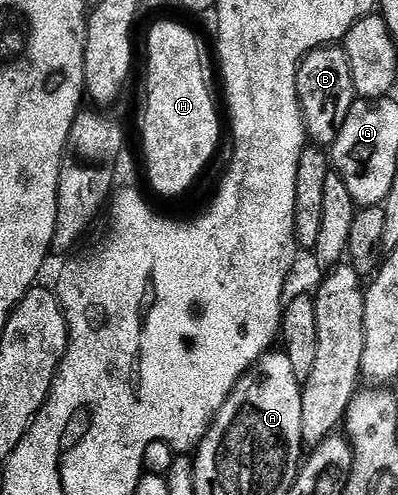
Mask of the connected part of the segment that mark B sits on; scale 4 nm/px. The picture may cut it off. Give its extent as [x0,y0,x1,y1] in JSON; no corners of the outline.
[296,45,358,148]

